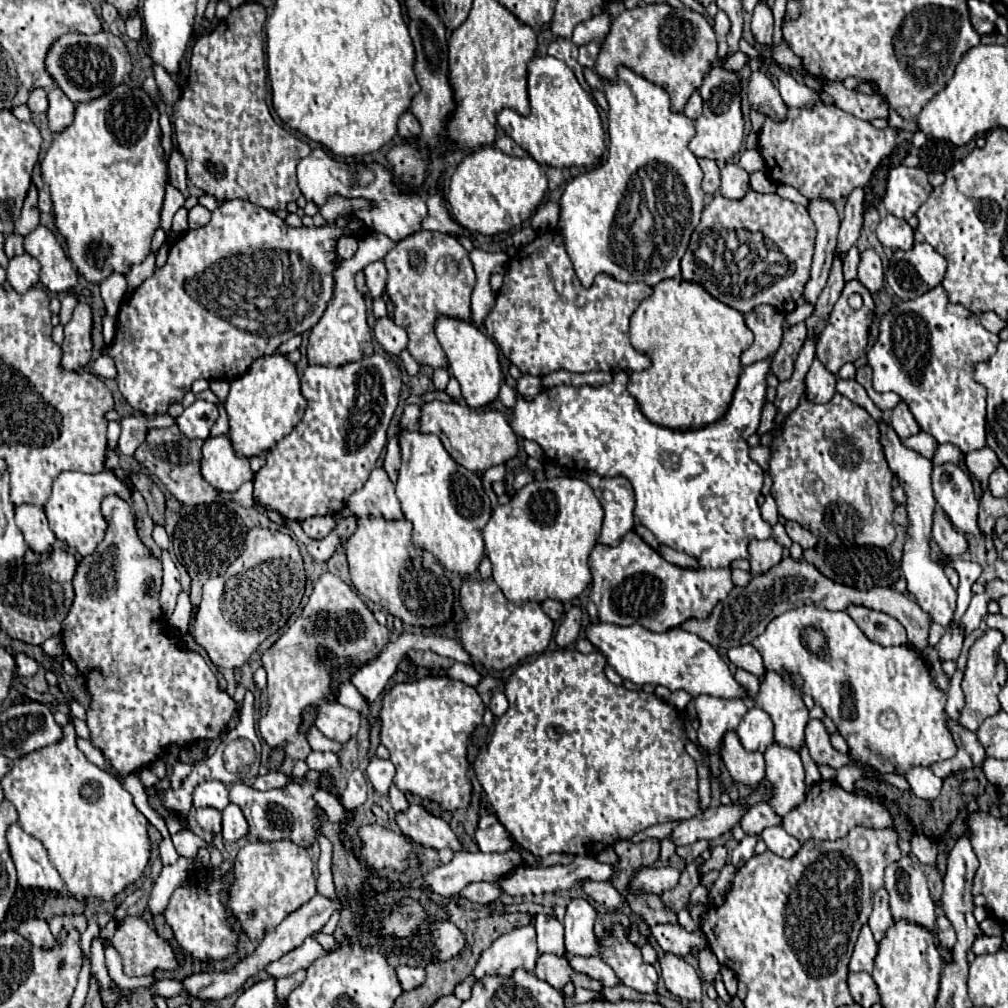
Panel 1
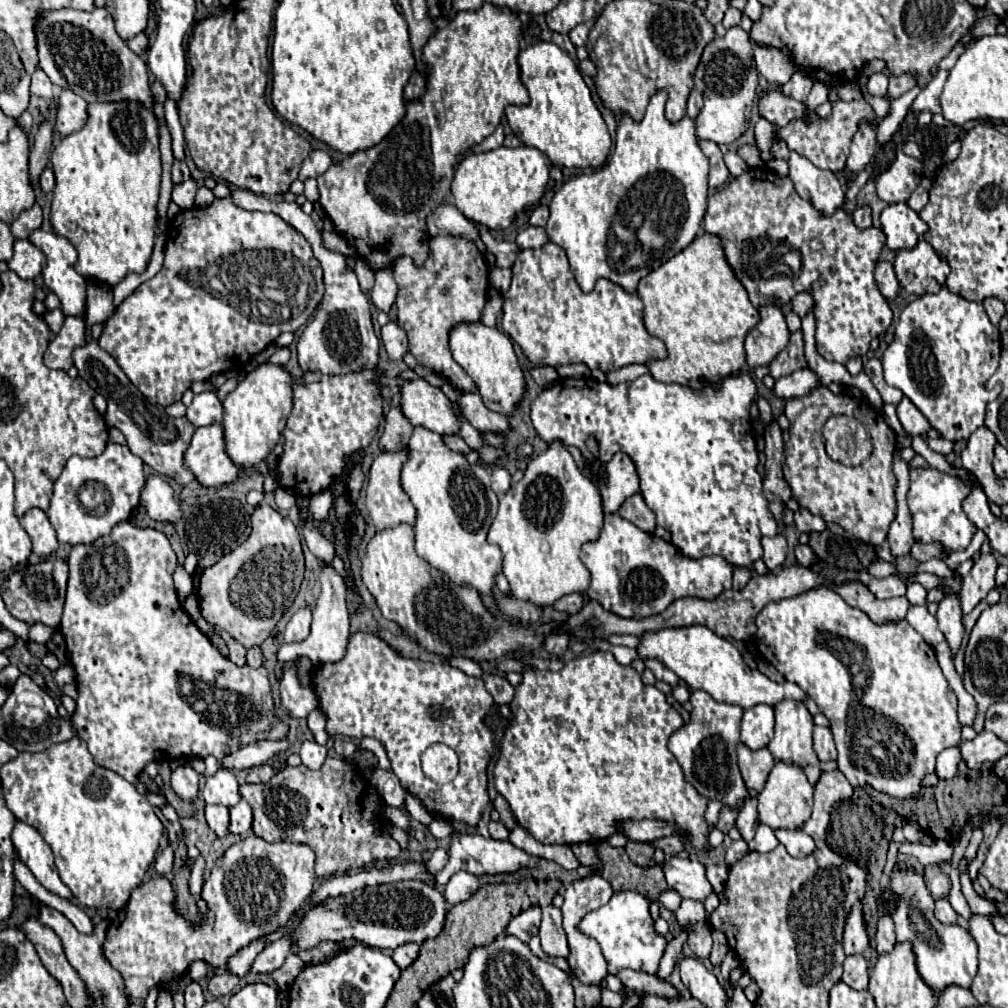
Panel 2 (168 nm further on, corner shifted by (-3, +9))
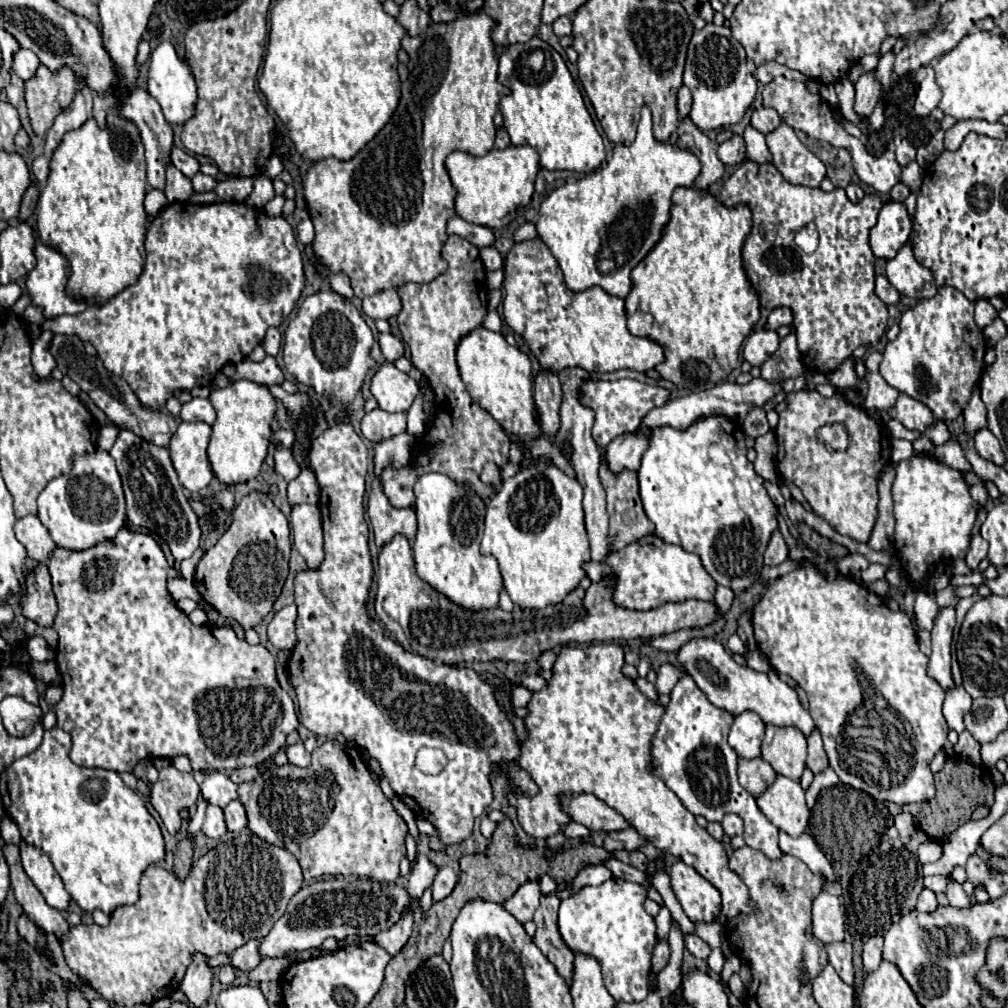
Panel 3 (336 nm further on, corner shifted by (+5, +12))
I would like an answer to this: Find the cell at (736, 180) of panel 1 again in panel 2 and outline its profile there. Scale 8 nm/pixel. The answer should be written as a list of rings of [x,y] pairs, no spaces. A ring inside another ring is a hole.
[[[728,152],[726,156],[724,156],[724,162],[726,162],[726,166],[728,166],[728,170],[730,170],[730,174],[736,178],[736,176],[740,176],[742,172],[746,172],[748,170],[748,166],[746,166],[746,162],[736,154],[736,152]]]

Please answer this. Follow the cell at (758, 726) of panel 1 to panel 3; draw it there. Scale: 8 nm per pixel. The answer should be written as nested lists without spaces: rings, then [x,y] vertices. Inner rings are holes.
[[[744,711],[734,717],[734,725],[730,729],[728,743],[732,749],[748,759],[754,759],[760,755],[760,741],[764,735],[764,721],[760,719],[758,713]]]

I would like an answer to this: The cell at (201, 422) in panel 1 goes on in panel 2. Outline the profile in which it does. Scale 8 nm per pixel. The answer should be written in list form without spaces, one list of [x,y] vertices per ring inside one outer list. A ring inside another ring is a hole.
[[[202,392],[196,394],[192,404],[188,406],[186,418],[198,428],[198,426],[208,426],[214,422],[222,422],[222,404],[216,398],[214,392]]]

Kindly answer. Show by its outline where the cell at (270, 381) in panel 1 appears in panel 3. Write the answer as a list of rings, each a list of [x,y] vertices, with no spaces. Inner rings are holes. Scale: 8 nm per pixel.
[[[242,379],[224,389],[214,389],[210,401],[218,415],[212,425],[212,437],[208,445],[208,461],[214,475],[226,485],[254,479],[260,473],[260,467],[266,459],[266,449],[270,445],[276,399],[266,385]]]

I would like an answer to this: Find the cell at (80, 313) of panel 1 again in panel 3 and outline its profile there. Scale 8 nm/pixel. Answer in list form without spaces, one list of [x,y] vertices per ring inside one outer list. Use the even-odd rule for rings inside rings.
[[[42,331],[38,335],[38,339],[32,345],[32,365],[38,377],[48,377],[52,373],[52,369],[56,367],[56,359],[50,353],[50,341],[52,341],[54,333],[52,331]]]

